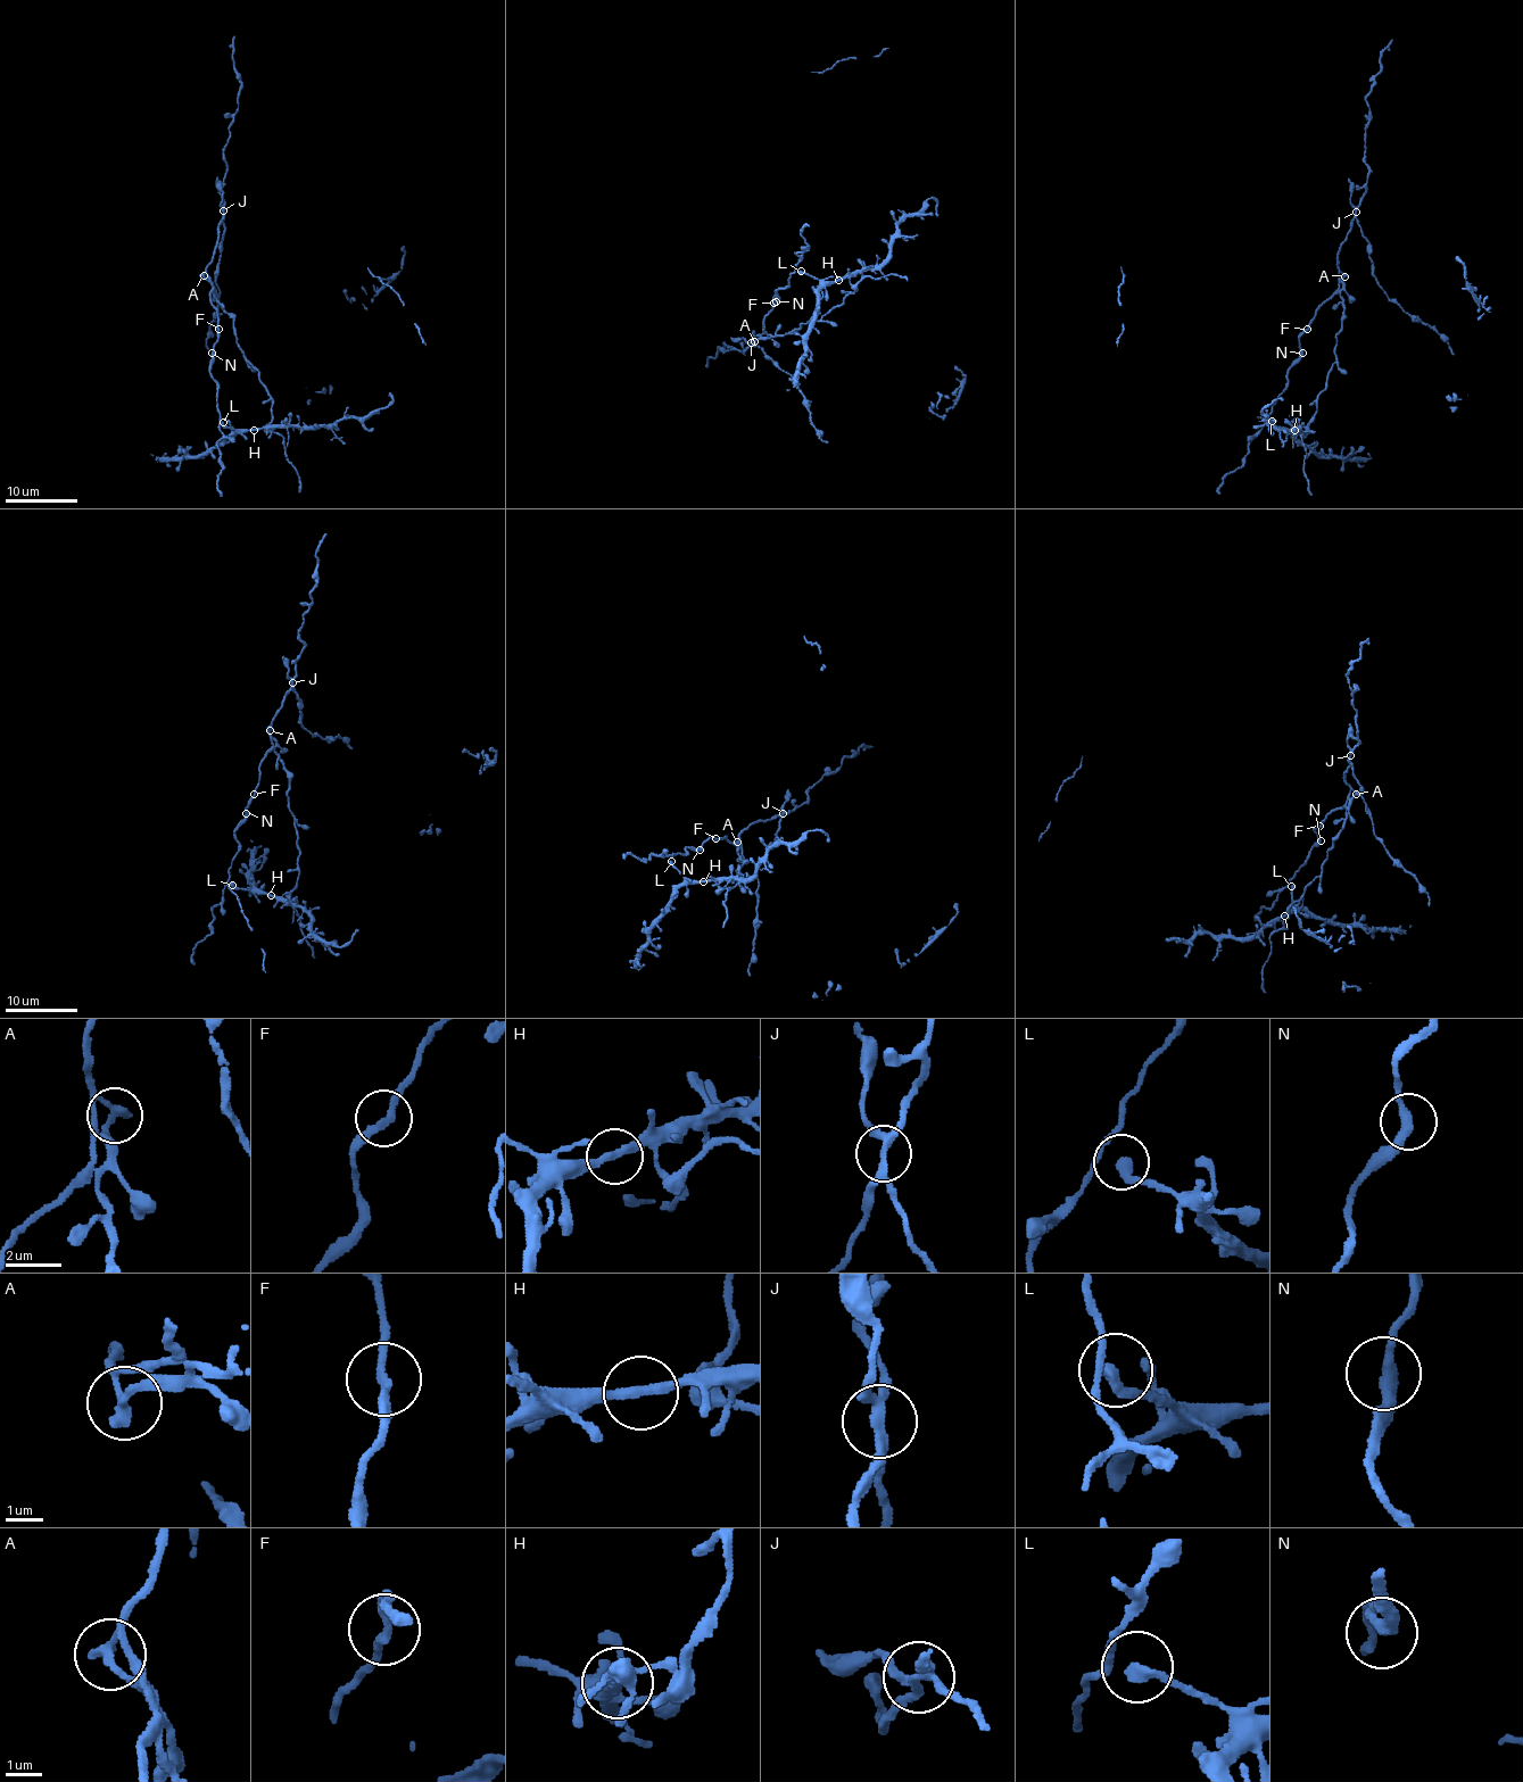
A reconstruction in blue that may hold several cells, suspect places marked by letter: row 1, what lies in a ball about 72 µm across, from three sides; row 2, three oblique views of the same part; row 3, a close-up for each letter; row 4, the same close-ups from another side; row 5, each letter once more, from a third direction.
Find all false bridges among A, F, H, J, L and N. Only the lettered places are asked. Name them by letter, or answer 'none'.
A, J

